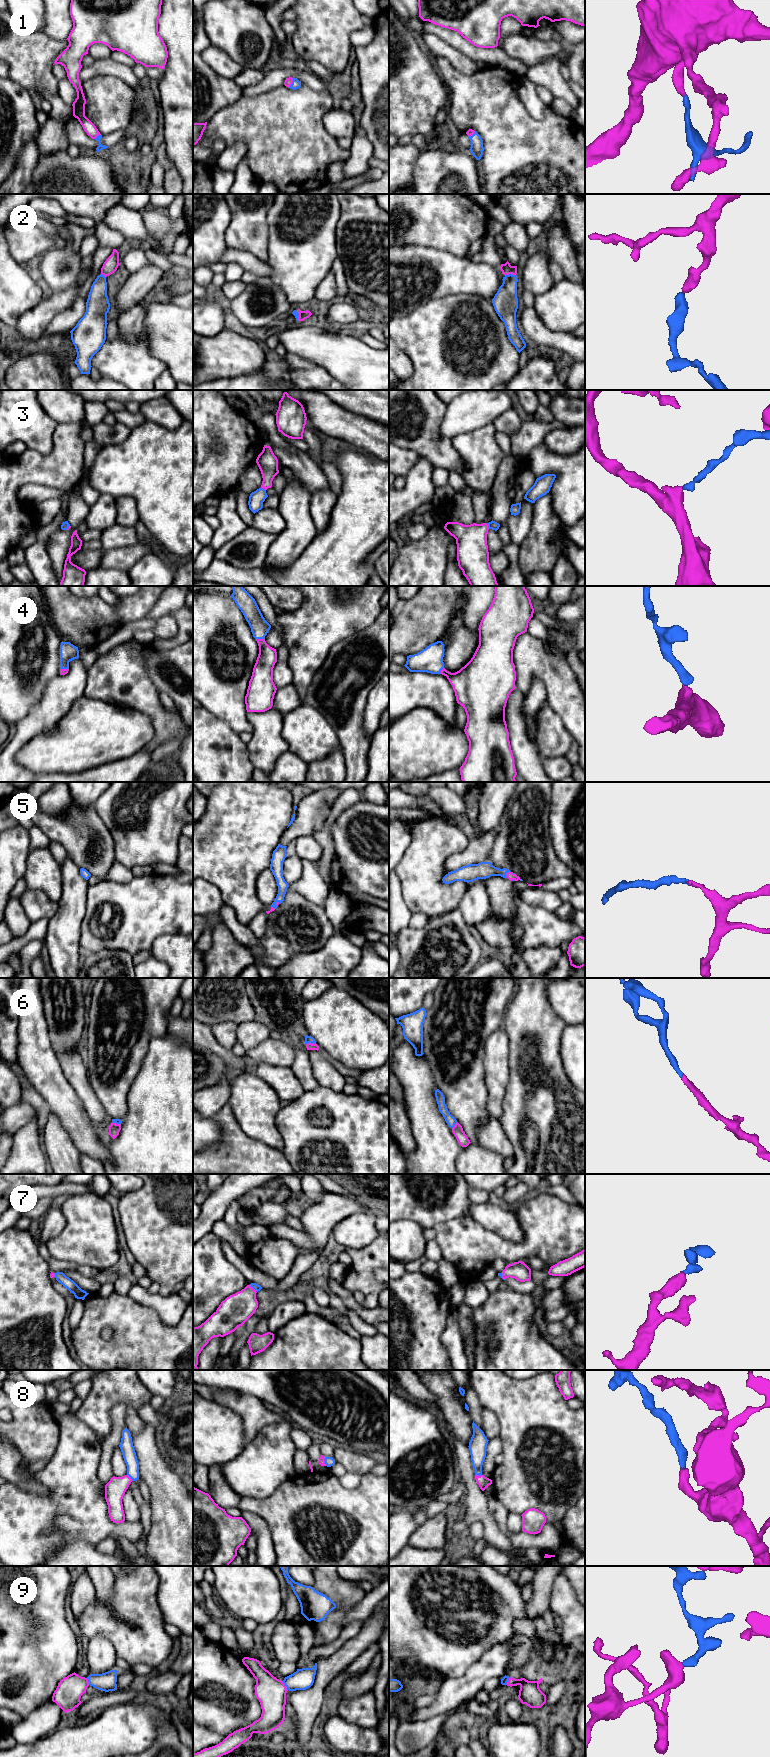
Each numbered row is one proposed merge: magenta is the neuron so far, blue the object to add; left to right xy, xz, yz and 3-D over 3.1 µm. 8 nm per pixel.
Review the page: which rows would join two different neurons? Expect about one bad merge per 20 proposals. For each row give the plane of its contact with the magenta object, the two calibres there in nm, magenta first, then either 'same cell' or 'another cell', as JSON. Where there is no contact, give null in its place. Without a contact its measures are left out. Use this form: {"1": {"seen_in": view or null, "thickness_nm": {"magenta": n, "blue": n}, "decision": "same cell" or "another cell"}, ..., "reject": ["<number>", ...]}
{"1": {"seen_in": "xz", "thickness_nm": {"magenta": 60, "blue": 70}, "decision": "same cell"}, "2": {"seen_in": "yz", "thickness_nm": {"magenta": 90, "blue": 200}, "decision": "same cell"}, "3": {"seen_in": "yz", "thickness_nm": {"magenta": 260, "blue": 70}, "decision": "same cell"}, "4": {"seen_in": "xz", "thickness_nm": {"magenta": 160, "blue": 150}, "decision": "same cell"}, "5": {"seen_in": "yz", "thickness_nm": {"magenta": 60, "blue": 140}, "decision": "same cell"}, "6": {"seen_in": "xz", "thickness_nm": {"magenta": 60, "blue": 60}, "decision": "same cell"}, "7": {"seen_in": "xz", "thickness_nm": {"magenta": 240, "blue": 50}, "decision": "same cell"}, "8": {"seen_in": "yz", "thickness_nm": {"magenta": 90, "blue": 140}, "decision": "same cell"}, "9": {"seen_in": "xz", "thickness_nm": {"magenta": 240, "blue": 170}, "decision": "same cell"}, "reject": []}

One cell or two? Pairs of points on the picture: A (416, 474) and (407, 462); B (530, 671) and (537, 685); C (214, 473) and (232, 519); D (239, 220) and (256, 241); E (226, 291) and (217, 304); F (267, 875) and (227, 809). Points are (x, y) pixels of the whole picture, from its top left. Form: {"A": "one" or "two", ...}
{"A": "two", "B": "two", "C": "two", "D": "one", "E": "two", "F": "two"}

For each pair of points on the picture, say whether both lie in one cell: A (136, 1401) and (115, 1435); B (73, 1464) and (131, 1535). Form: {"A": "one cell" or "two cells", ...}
{"A": "two cells", "B": "one cell"}

